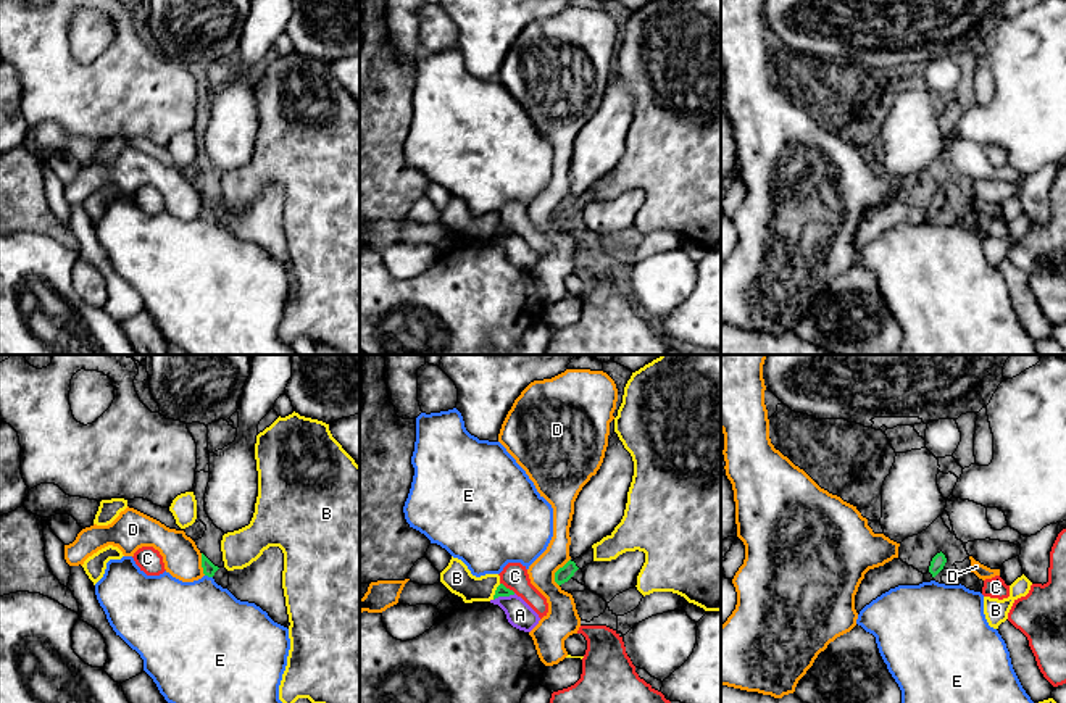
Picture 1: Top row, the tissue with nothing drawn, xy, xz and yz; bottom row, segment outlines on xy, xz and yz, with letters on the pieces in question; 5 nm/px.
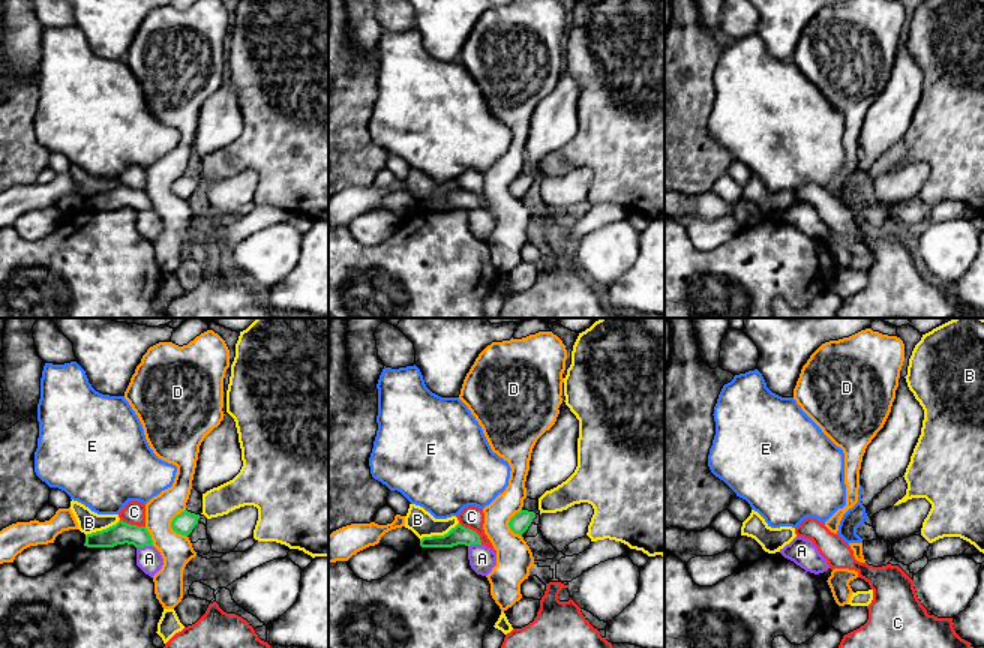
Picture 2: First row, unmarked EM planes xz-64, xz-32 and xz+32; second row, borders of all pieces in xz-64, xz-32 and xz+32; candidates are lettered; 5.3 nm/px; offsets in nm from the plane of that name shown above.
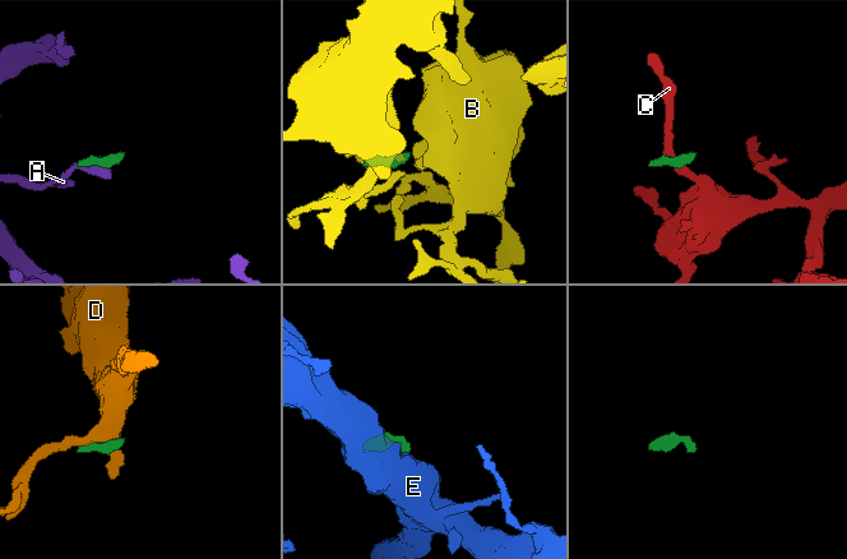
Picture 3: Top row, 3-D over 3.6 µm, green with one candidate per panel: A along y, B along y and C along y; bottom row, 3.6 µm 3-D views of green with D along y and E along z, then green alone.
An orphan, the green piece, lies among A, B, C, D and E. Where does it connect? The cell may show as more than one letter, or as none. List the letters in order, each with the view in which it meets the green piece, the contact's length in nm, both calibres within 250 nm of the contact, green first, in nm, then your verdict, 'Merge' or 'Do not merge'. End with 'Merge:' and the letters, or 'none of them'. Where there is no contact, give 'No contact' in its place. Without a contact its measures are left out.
A: Touches green in xz. Shared border 120 nm. Thickness 60 nm (green) against 140 nm. Do not merge
B: Touches green in xz. Shared border 90 nm. Thickness 60 nm (green) against 150 nm. Do not merge
C: Touches green in xz. Shared border 90 nm. Thickness 60 nm (green) against 130 nm. Do not merge
D: Touches green in xz. Shared border 160 nm. Thickness 80 nm (green) against 160 nm. Do not merge
E: Touches green in xy. Shared border 40 nm. Thickness 60 nm (green) against 440 nm. Do not merge
Merge: none of them

